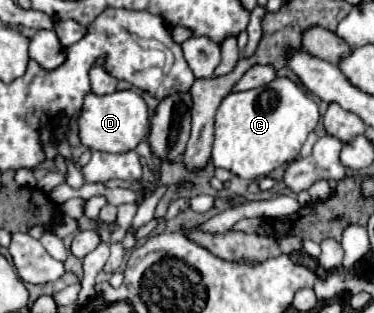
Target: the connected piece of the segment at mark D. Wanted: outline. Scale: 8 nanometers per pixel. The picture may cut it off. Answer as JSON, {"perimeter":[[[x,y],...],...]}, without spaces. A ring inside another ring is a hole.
{"perimeter":[[[134,90],[112,92],[106,96],[88,94],[84,98],[78,126],[80,126],[80,140],[86,148],[102,152],[130,152],[138,146],[138,142],[148,138],[150,132],[148,106],[142,100],[142,96],[136,94]]]}

